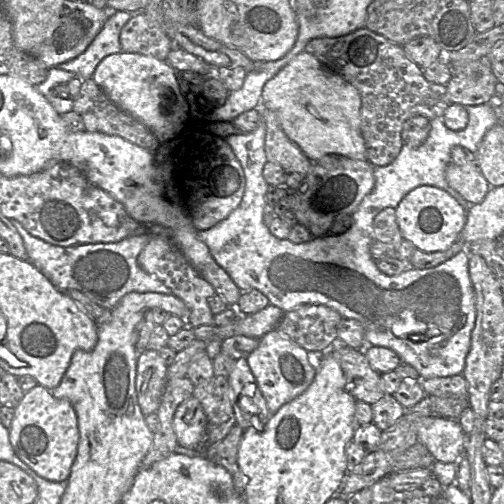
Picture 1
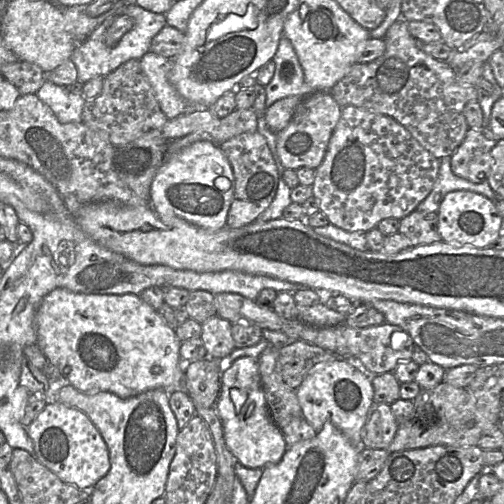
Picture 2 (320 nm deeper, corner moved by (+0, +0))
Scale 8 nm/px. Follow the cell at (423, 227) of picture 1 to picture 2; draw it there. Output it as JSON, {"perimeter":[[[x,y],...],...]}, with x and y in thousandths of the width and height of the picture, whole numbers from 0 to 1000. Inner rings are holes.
{"perimeter":[[[927,377],[895,379],[879,393],[869,419],[869,460],[877,480],[905,488],[937,488],[944,494],[976,490],[998,458],[998,435],[980,401],[970,393]]]}

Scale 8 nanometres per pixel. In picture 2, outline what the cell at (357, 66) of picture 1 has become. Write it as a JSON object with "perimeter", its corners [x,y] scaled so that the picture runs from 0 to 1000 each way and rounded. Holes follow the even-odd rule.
{"perimeter":[[[800,36],[788,38],[760,73],[762,105],[740,121],[704,127],[657,177],[657,187],[677,212],[696,208],[782,234],[861,312],[893,312],[931,258],[921,216],[931,200],[948,198],[950,185],[940,171],[909,165],[903,137],[887,123],[867,119],[835,99],[812,62],[810,44]]]}

